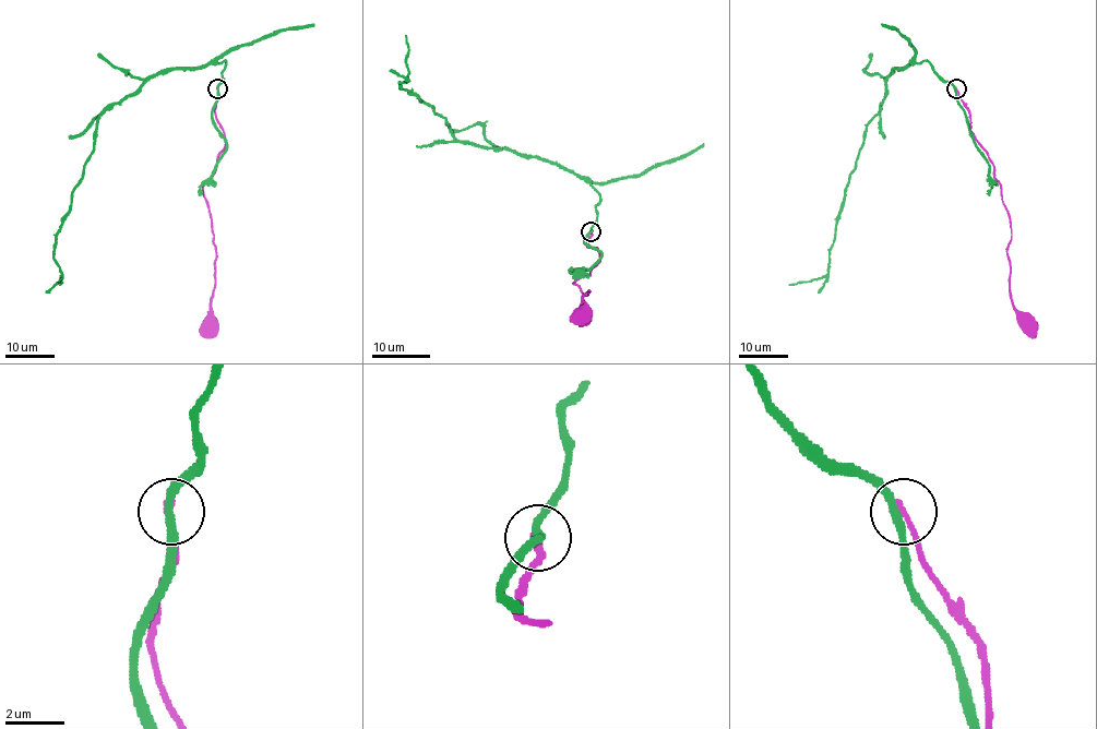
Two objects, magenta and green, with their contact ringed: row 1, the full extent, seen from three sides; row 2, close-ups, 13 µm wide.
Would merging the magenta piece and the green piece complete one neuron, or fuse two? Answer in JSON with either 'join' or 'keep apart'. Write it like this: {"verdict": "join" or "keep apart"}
{"verdict": "keep apart"}

